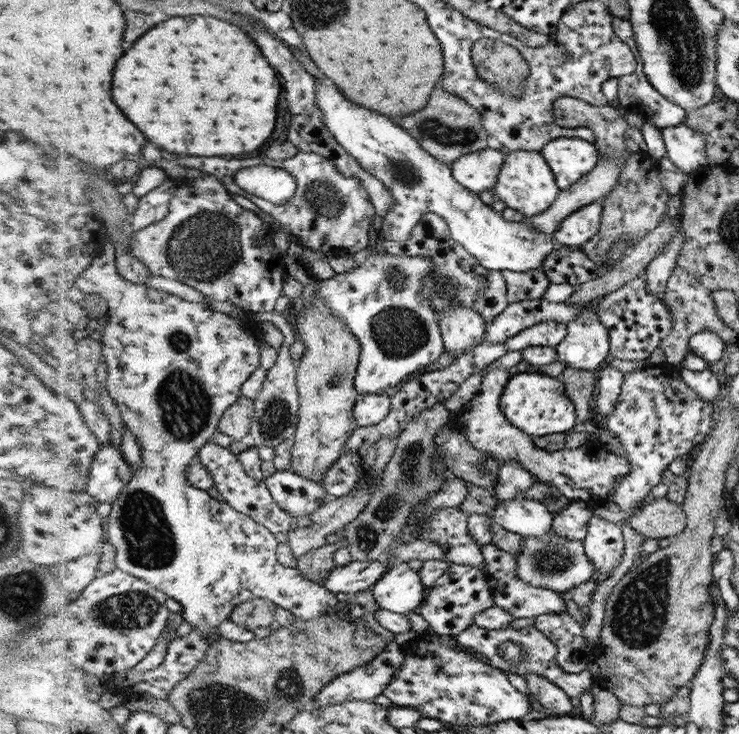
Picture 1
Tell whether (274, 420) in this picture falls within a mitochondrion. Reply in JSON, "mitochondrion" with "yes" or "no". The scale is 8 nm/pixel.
{"mitochondrion":"yes"}

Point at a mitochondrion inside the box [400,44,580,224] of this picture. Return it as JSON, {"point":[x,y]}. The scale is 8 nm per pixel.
{"point":[430,128]}

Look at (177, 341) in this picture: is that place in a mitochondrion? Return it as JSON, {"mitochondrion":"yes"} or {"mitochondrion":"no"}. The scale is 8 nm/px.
{"mitochondrion":"yes"}

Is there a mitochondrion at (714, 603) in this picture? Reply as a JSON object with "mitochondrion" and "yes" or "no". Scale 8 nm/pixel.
{"mitochondrion":"no"}

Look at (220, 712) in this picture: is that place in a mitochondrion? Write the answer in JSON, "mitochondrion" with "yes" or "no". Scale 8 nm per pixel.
{"mitochondrion":"yes"}

